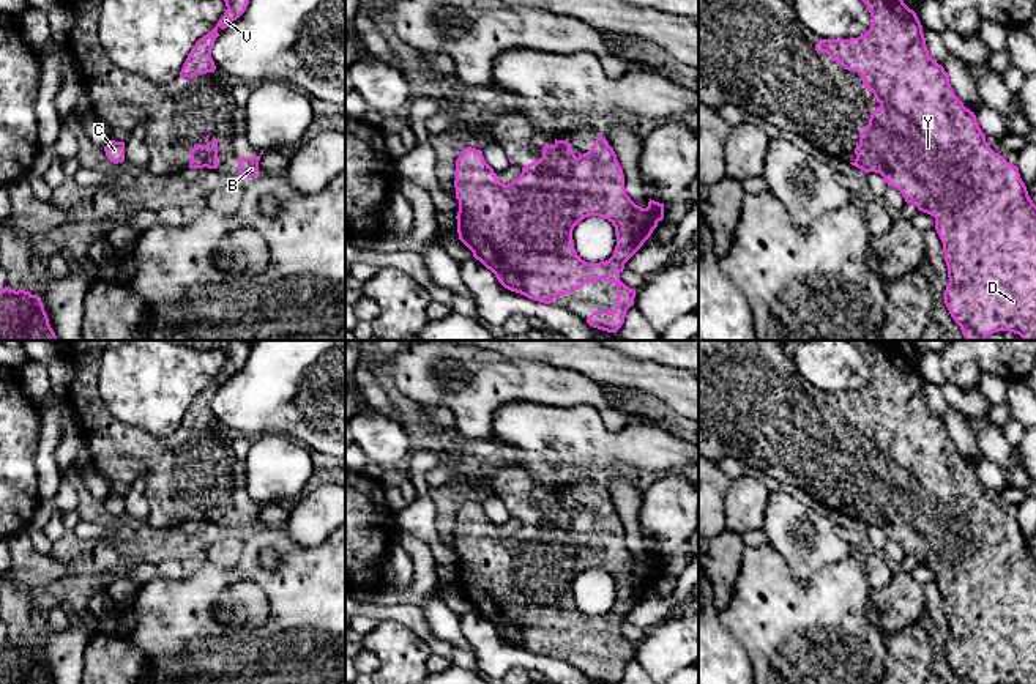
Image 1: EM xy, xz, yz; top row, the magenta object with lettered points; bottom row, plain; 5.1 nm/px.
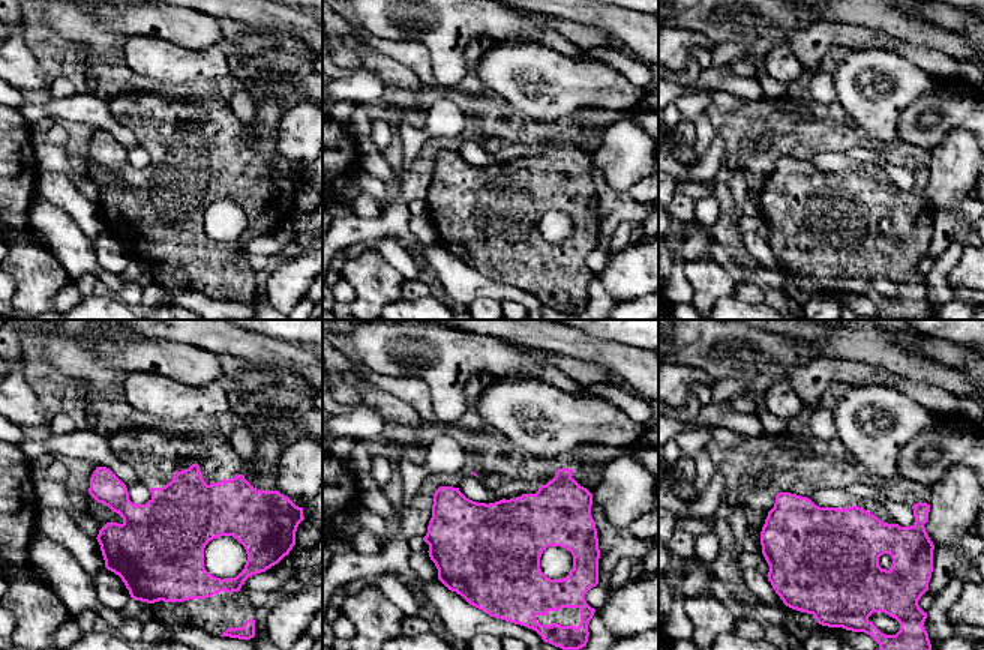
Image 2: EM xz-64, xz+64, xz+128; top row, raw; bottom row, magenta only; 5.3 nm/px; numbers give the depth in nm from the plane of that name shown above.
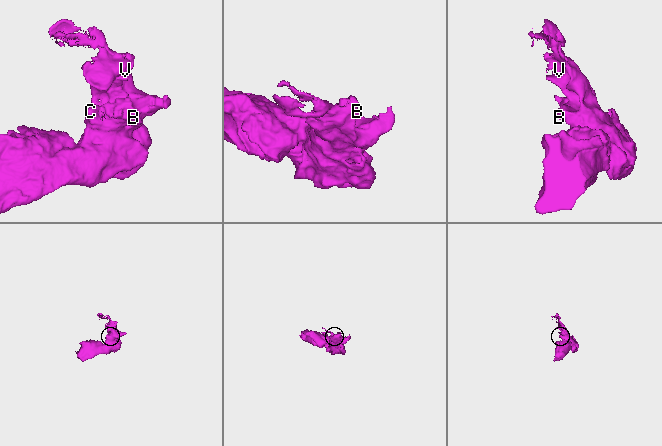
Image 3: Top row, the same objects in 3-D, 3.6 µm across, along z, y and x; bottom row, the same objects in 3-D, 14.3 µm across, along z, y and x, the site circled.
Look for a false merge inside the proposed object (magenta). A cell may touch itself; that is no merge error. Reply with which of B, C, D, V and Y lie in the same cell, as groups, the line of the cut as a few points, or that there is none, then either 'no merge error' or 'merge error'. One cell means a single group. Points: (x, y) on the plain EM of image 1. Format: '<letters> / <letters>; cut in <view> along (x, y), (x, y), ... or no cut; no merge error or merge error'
B C D V Y; no cut; no merge error

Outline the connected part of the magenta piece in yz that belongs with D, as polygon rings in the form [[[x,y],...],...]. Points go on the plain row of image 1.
[[[897,340],[848,342],[866,356],[872,370],[870,381],[858,391],[822,392],[815,403],[826,405],[845,422],[858,426],[880,457],[859,485],[856,512],[850,517],[866,526],[880,526],[907,556],[935,571],[949,630],[943,651],[962,684],[1036,684],[1036,558],[1019,520],[989,500],[975,465],[956,449],[948,426],[929,408],[922,378]]]

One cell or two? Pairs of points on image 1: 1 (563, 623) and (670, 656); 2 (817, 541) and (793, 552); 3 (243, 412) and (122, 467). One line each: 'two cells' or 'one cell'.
1: two cells
2: one cell
3: two cells

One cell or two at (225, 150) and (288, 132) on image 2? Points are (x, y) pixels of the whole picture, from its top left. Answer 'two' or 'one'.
two

